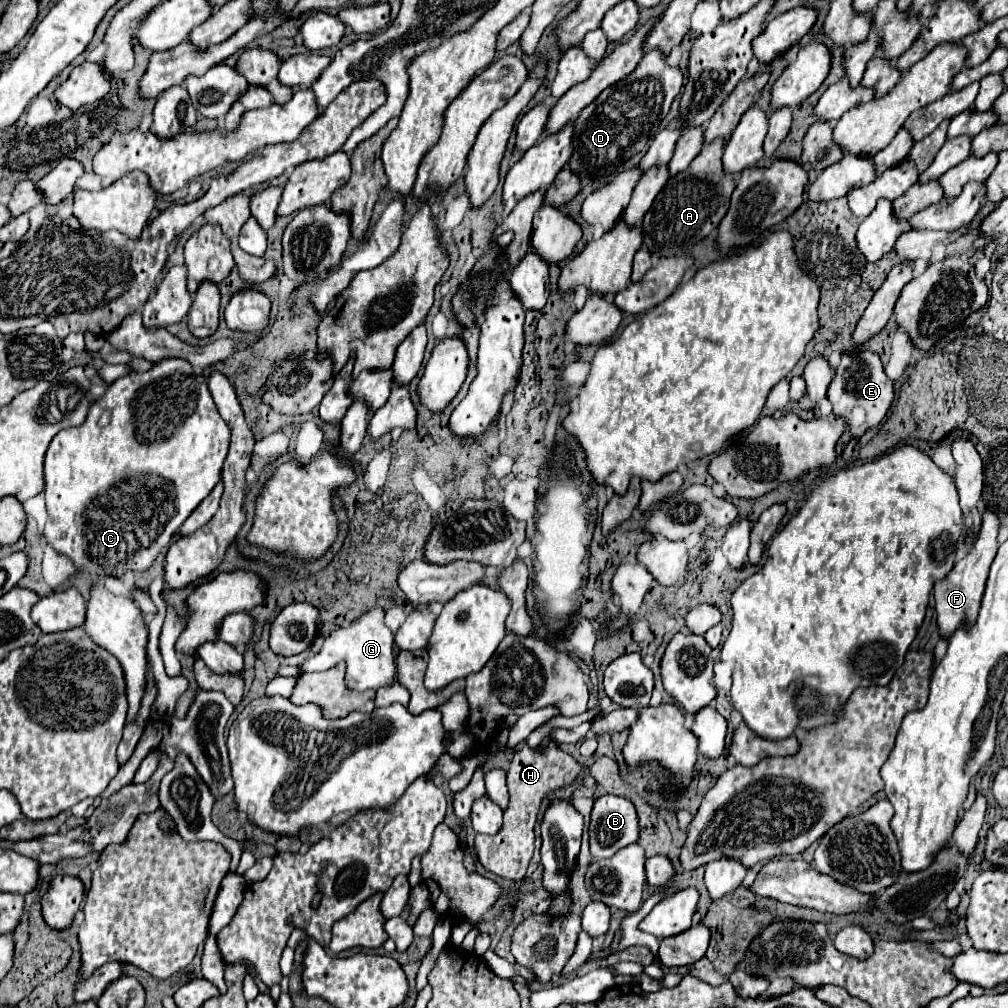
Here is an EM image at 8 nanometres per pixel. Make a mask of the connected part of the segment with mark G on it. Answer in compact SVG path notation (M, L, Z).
M371 609L369 613L361 615L359 619L355 619L349 627L345 629L335 629L325 641L323 647L317 655L309 657L303 663L303 671L301 673L311 673L311 671L325 671L331 669L337 663L345 663L347 665L347 673L345 673L345 683L349 689L355 691L367 691L367 689L381 689L381 687L389 687L395 681L397 669L395 669L395 655L393 655L393 633L389 631L389 627L383 623L383 609Z

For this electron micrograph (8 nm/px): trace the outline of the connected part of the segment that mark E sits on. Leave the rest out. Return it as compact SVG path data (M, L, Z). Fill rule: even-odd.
M869 351L843 353L837 375L829 385L827 399L833 405L833 413L837 417L845 419L853 437L861 437L867 429L877 427L885 419L885 415L893 403L893 397L895 397L893 381L885 375L879 355L869 353Z

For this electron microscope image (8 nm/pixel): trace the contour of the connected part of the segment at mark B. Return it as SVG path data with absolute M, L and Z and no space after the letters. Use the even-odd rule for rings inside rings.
M603 795L595 799L589 825L591 855L605 859L619 849L635 843L639 837L639 819L635 805L619 795Z

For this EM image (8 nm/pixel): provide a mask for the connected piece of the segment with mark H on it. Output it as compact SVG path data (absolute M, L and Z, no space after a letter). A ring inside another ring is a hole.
M547 741L543 749L521 745L515 751L507 771L507 787L511 801L503 815L503 827L495 837L489 835L475 837L475 851L487 871L510 880L521 880L525 877L535 849L533 829L543 797L547 793L553 793L555 789L563 789L571 785L575 779L581 777L583 769L585 769L583 763L579 763L573 755L565 753L557 741Z

